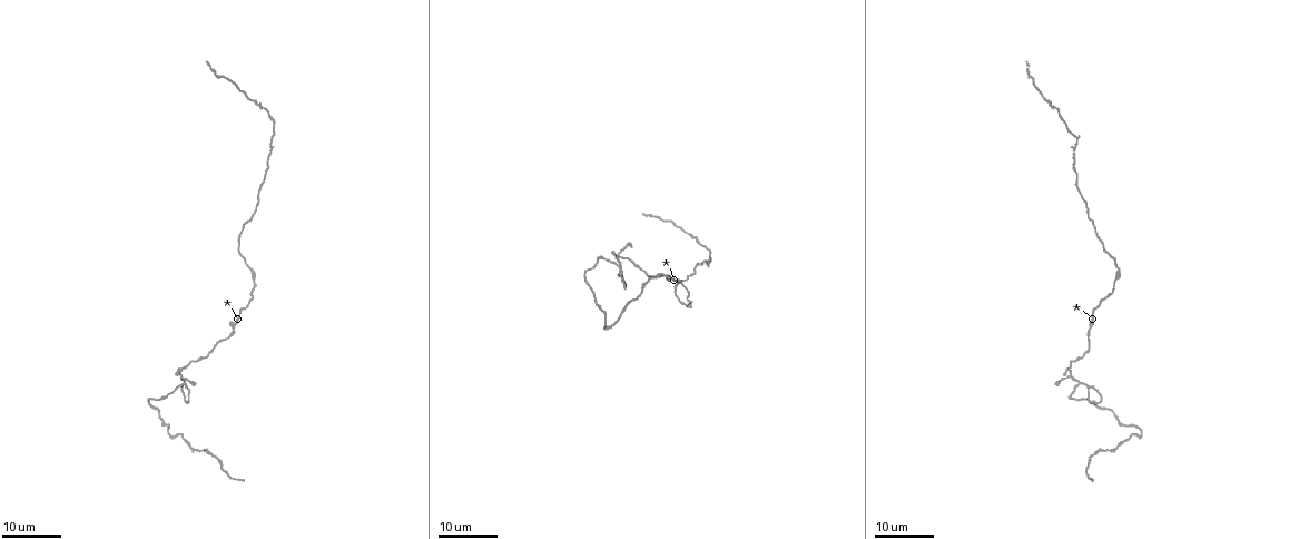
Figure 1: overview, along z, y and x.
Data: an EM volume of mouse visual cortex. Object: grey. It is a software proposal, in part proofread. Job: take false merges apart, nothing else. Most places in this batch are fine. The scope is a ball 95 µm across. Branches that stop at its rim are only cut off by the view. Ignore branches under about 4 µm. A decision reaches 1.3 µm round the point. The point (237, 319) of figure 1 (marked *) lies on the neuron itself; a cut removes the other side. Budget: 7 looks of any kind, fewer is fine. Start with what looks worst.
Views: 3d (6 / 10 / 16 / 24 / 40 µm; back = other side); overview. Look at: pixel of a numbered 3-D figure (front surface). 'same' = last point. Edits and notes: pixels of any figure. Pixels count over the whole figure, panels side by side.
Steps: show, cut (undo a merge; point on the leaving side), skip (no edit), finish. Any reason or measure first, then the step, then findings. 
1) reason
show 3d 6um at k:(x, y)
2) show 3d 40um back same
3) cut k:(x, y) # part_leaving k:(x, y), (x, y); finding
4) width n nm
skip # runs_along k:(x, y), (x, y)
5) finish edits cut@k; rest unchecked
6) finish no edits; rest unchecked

four arms meet
show 3d 24um at 1:(1080, 382)

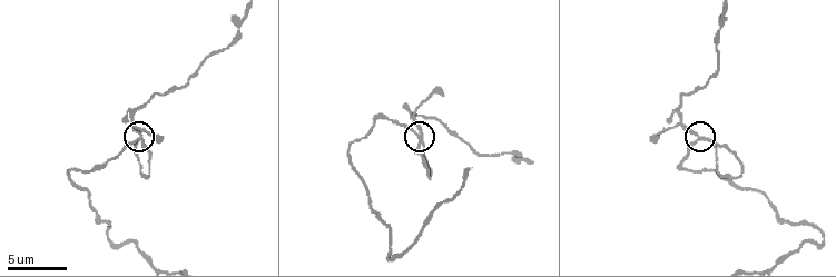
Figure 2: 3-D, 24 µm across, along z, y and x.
zoom in
show 3d 6um at 2:(417, 137)

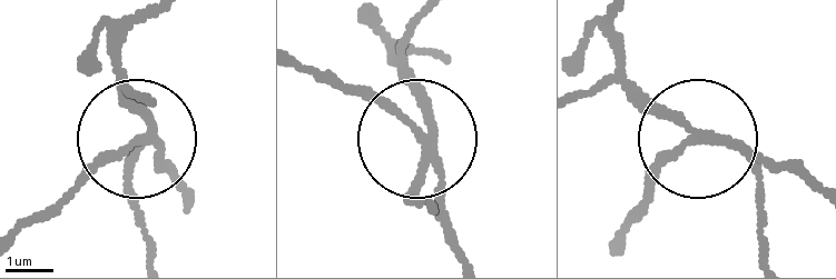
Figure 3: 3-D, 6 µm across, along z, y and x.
side_arm 6 um
skip # runs_along 3:(146, 19), (123, 55), (146, 142), (134, 206); all the same neuron

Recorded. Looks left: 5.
thick turns thin
show 3d 6um at 2:(108, 240)

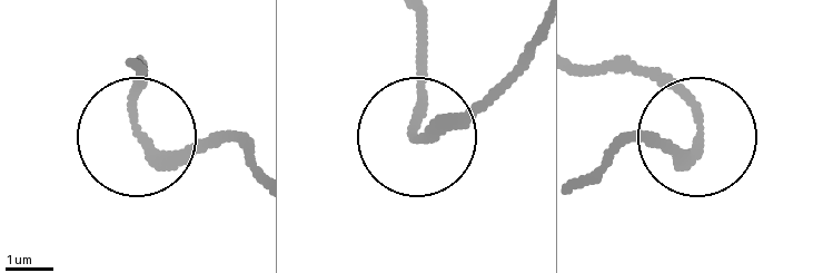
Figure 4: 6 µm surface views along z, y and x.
skip # runs_along 4:(418, 17), (414, 137), (470, 113), (526, 57); continuous, no second neuron

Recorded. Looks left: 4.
thin neck
show 3d 24um at 1:(215, 457)

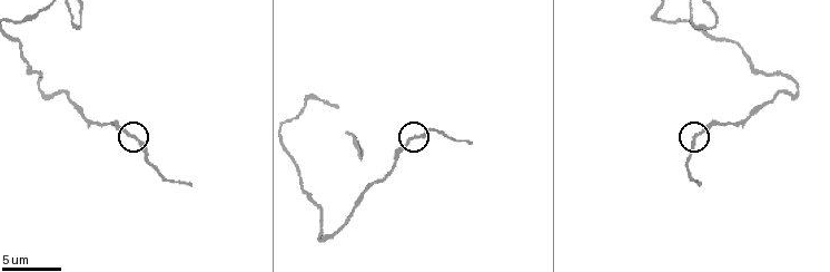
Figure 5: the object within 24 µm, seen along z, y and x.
show 3d 6um at 5:(133, 136)

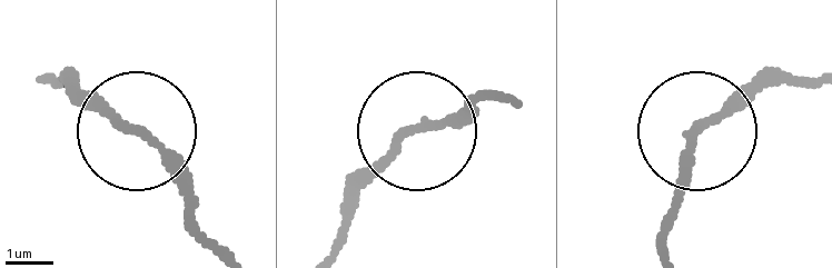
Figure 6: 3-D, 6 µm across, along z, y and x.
skip # runs_along 6:(52, 82), (80, 86), (152, 142), (220, 246); continuous, no second neuron

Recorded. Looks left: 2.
thick turns thin
show 3d 16um at 2:(716, 40)

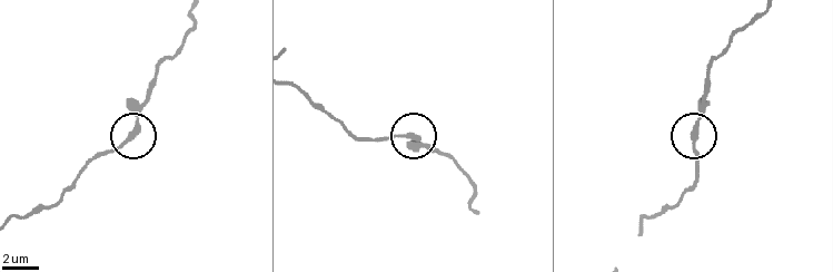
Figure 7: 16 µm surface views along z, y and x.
skip # runs_along 7:(430, 148), (407, 134), (364, 138); all the same neuron

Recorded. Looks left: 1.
finish no edits; rest unchecked

